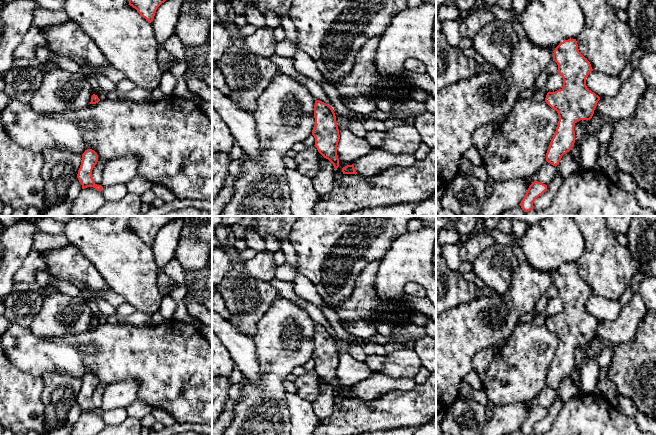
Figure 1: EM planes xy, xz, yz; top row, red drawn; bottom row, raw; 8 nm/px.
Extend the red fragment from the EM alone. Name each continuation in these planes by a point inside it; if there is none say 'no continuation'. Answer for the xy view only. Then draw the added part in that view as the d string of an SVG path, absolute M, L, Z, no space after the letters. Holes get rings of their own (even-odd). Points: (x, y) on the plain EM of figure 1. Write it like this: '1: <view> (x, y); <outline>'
no continuation

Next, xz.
no continuation

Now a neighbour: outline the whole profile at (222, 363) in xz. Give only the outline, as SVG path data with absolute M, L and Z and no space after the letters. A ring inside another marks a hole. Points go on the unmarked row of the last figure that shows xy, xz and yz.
M212 332L212 377L229 378L235 365L225 345Z

